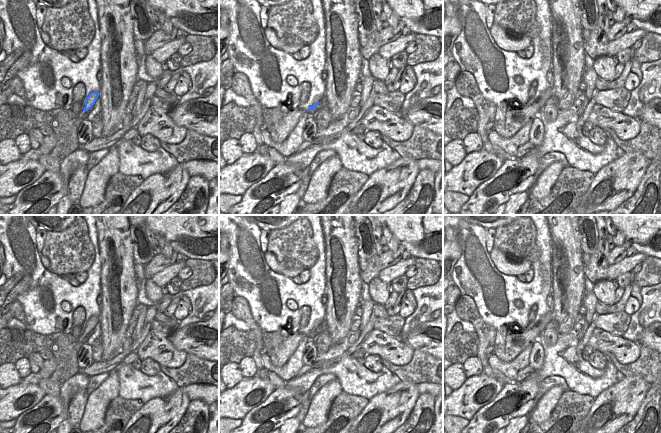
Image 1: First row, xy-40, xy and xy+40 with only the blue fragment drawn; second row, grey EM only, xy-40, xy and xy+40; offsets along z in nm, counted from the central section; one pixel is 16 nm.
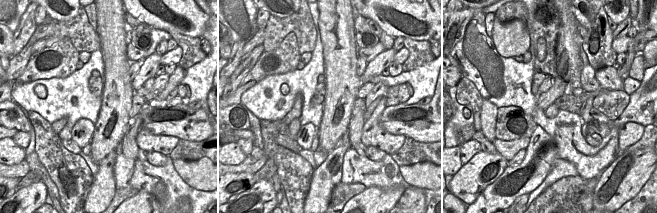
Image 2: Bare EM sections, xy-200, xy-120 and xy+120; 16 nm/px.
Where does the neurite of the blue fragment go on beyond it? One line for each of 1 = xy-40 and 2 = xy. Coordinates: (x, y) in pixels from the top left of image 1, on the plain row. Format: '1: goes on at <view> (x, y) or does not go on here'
1: goes on at xy-40 (73, 368)
2: goes on at xy (290, 369)

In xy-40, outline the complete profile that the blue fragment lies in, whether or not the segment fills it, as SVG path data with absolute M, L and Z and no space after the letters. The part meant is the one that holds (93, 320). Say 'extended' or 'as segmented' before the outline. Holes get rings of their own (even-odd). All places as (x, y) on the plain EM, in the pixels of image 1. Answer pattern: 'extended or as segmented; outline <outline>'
extended; outline M91 316L85 325L85 331L82 335L80 335L79 342L76 347L73 347L71 344L71 352L70 352L70 365L68 367L68 373L70 374L70 378L77 374L80 370L78 365L78 351L82 347L82 345L87 342L87 339L91 335L92 330L95 328L98 323L98 316Z

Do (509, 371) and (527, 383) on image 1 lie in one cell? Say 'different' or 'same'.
different

